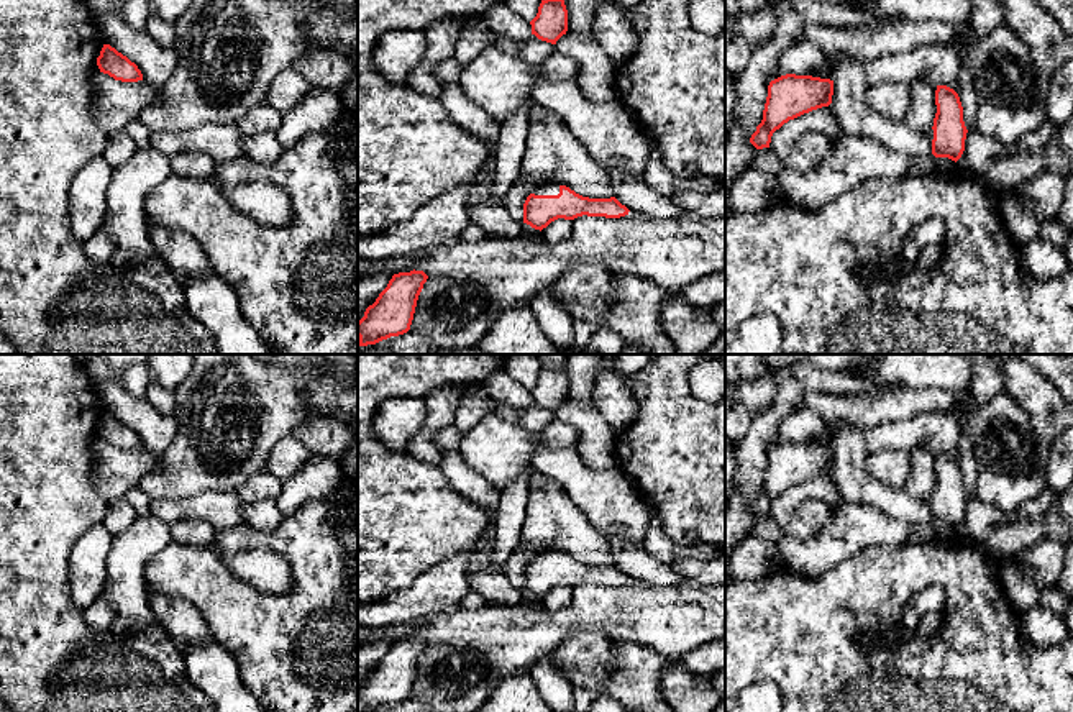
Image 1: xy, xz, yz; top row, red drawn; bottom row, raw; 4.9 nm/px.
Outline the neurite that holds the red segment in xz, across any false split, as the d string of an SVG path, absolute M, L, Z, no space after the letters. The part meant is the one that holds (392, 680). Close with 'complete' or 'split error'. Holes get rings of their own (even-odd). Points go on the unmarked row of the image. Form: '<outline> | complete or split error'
M423 638L394 641L387 655L358 689L359 712L376 712L410 697L418 663L428 643Z | complete

